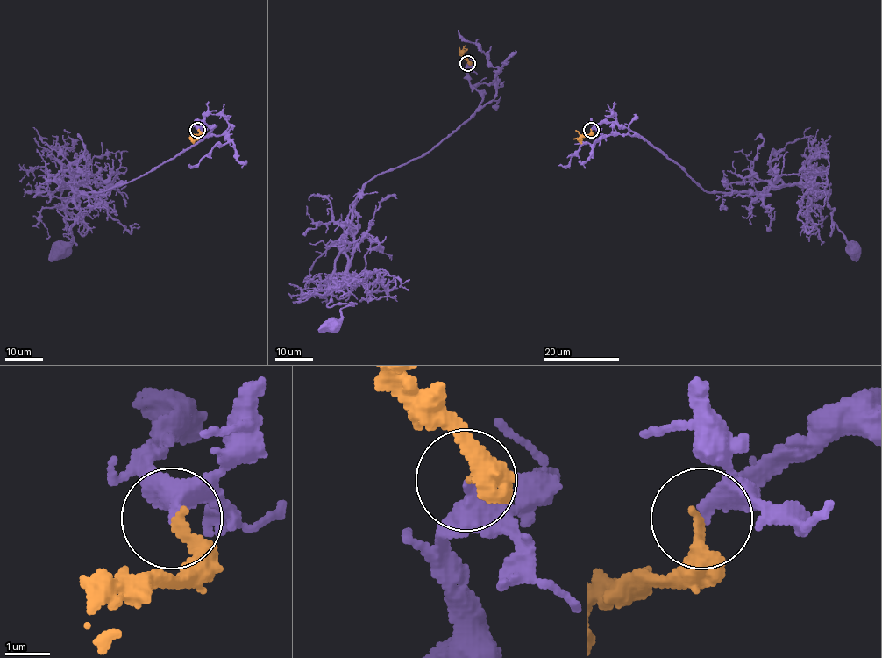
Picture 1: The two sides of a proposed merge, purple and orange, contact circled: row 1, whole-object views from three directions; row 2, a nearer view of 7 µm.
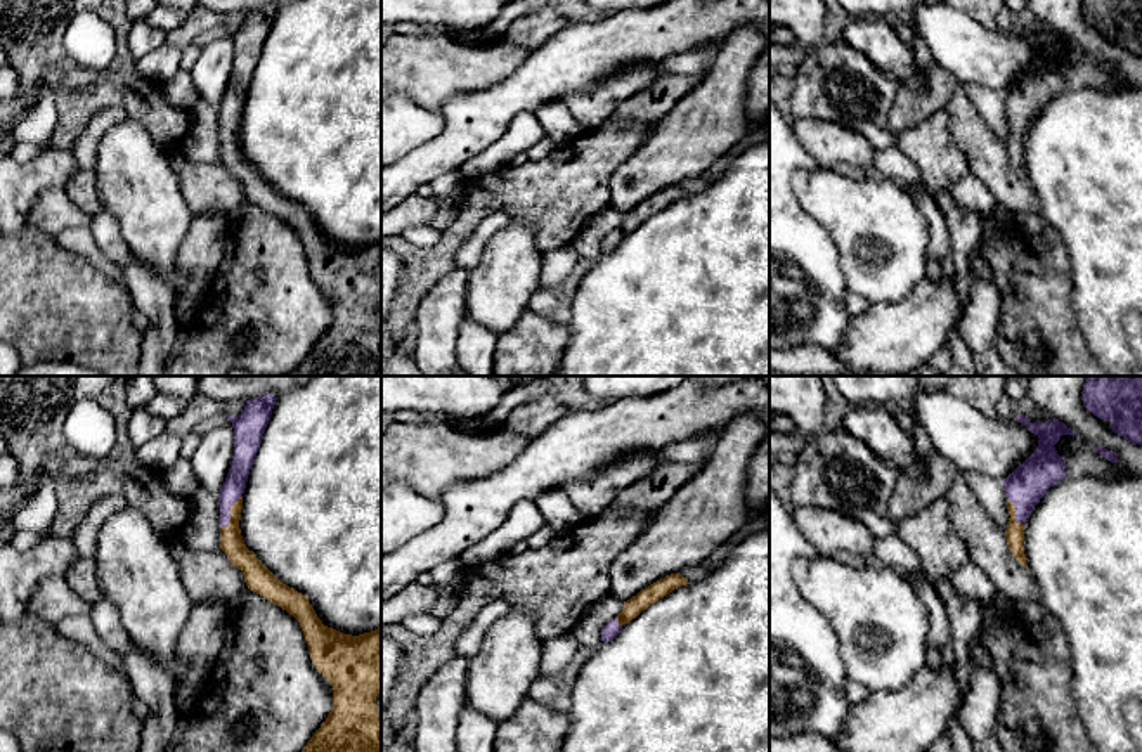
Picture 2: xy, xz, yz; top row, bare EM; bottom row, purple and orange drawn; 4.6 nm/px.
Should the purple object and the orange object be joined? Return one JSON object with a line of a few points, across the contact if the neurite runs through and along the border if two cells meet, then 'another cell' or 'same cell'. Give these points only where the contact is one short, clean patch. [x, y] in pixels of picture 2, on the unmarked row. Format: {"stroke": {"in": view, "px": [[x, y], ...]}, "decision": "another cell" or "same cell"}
{"decision": "same cell"}

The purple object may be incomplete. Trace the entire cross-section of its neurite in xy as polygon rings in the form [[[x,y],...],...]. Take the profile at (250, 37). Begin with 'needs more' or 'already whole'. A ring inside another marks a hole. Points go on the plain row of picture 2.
needs more; [[[277,9],[246,12],[237,29],[229,28],[234,40],[234,68],[224,99],[218,104],[220,120],[220,161],[244,187],[250,203],[263,208],[293,227],[303,243],[314,279],[333,298],[333,321],[326,333],[288,376],[381,376],[381,326],[376,308],[381,303],[381,239],[359,248],[343,246],[322,236],[308,210],[282,196],[243,152],[239,132],[248,87],[270,33]]]

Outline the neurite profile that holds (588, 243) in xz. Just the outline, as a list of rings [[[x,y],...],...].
[[[612,206],[594,213],[570,244],[581,258],[598,262],[603,256],[601,241],[622,224],[622,217],[624,213]]]

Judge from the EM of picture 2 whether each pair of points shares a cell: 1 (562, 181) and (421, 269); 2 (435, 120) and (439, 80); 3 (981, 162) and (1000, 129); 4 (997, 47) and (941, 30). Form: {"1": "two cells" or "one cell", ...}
{"1": "one cell", "2": "two cells", "3": "two cells", "4": "one cell"}

